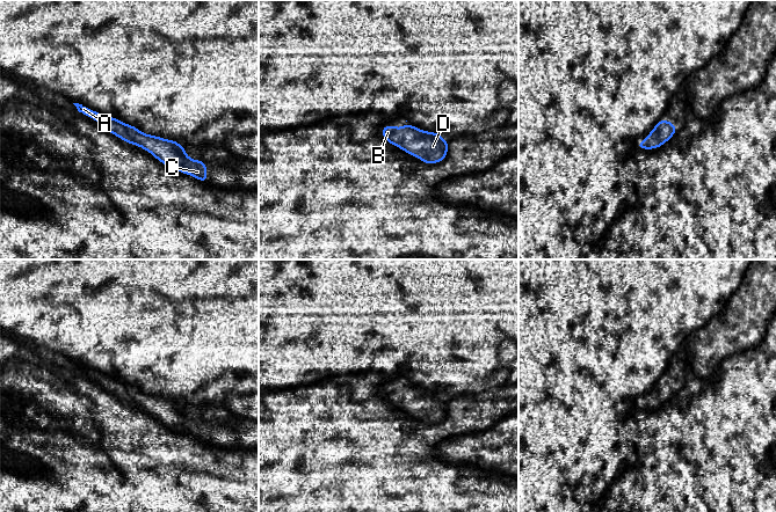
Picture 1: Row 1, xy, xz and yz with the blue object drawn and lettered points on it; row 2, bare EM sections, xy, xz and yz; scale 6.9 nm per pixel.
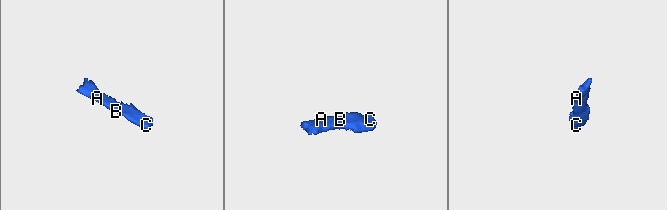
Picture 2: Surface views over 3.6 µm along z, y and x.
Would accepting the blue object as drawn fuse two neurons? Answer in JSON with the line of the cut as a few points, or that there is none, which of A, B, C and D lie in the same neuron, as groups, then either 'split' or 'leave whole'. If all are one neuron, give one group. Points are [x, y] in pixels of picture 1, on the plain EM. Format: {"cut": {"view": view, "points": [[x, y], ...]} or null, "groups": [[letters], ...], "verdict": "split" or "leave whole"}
{"cut": null, "groups": [["A", "B", "C", "D"]], "verdict": "leave whole"}

